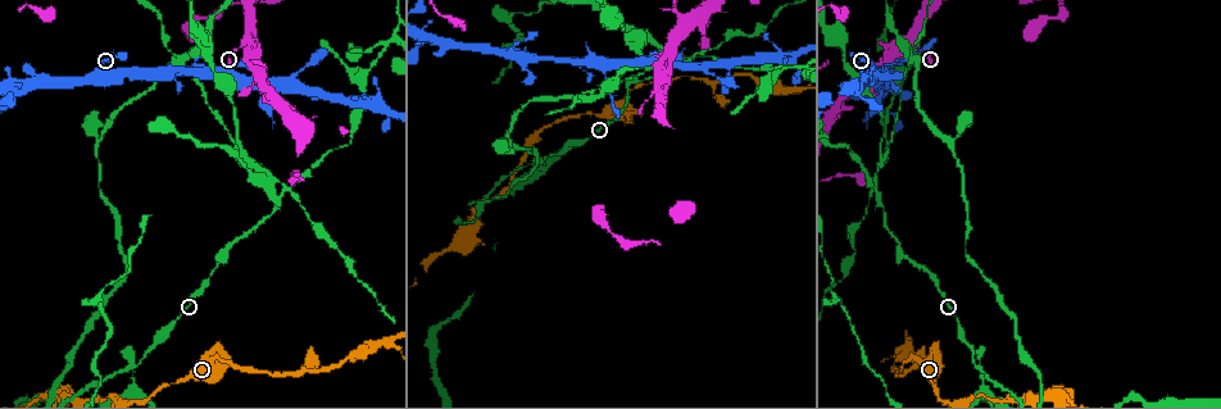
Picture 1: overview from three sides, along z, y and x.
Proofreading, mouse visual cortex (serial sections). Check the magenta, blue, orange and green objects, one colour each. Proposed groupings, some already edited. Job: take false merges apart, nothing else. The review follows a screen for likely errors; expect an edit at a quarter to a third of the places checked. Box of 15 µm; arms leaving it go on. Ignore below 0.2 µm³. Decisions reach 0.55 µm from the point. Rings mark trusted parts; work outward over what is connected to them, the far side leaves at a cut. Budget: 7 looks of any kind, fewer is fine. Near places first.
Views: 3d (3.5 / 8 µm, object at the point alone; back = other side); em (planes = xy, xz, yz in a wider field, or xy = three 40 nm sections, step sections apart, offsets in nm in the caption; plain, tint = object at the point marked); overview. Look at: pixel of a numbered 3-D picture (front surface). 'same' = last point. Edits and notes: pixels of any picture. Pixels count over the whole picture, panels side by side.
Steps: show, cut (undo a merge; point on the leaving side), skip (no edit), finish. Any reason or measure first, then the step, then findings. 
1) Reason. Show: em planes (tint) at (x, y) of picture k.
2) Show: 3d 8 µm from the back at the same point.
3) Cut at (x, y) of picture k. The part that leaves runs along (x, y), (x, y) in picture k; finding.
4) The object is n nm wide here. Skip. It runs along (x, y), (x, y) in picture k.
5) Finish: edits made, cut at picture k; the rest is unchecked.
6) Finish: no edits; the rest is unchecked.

Sudden change in width. Show: 3d 8 µm from the back at (17, 90) of picture 1.

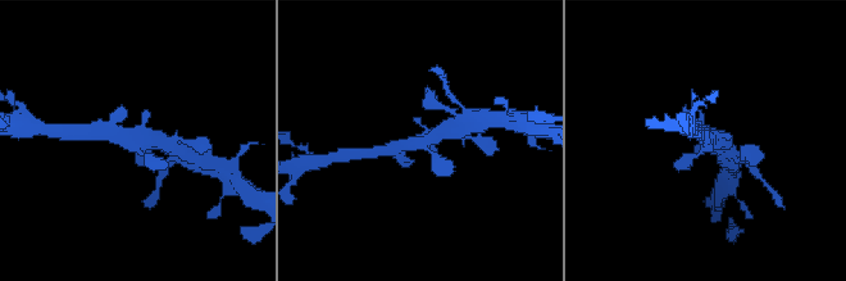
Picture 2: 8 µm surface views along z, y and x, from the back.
Zoom in. Show: 3d 3.5 µm from the back at (417, 144) of picture 2.

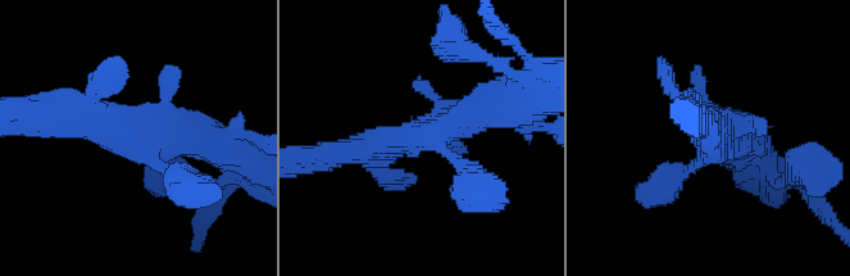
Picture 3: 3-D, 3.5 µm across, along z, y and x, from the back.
Need the tissue. Show: em xy step 2 (tint) at (711, 143) of picture 3.

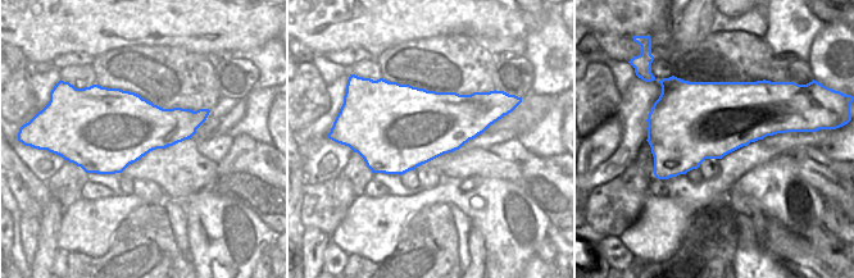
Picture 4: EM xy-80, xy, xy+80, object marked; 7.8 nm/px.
Skip. It runs along (58, 118), (121, 131), (187, 186) in picture 3; all the same cell.

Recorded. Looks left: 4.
Three-way junction. Show: 3d 3.5 µm from the back at (979, 370) of picture 1.

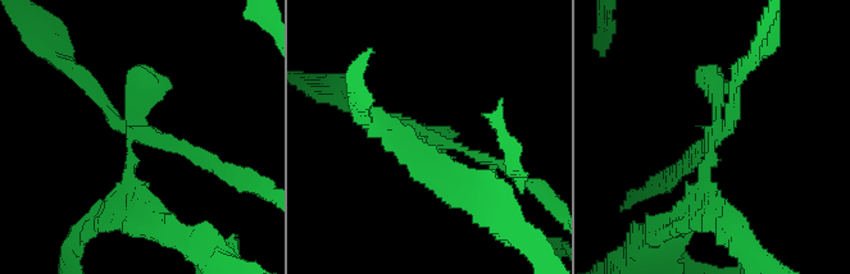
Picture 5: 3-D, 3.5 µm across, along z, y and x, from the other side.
Show: em xy step 1 (plain) at (716, 130) of picture 5.

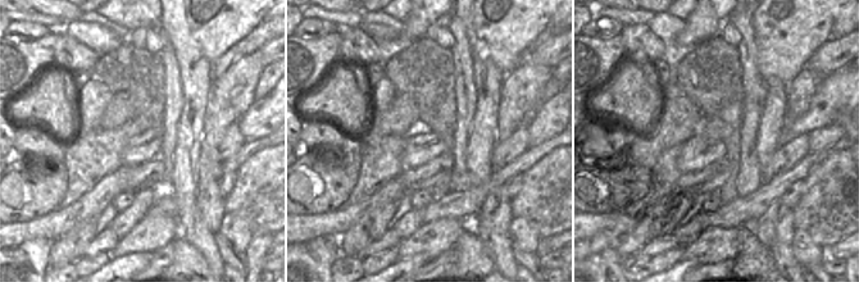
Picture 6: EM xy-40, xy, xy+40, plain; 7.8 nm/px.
With the object marked. Show: em xy step 1 (tint) at the same point.

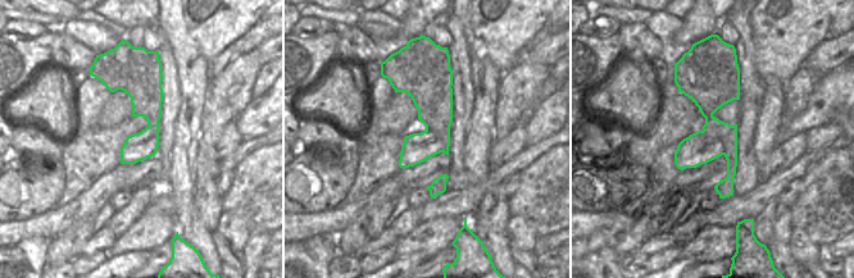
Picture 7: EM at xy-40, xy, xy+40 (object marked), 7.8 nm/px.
Cut at (162, 85) of picture 5. The part that leaves runs along (130, 140), (130, 202), (173, 234) in picture 5; a second cell is stuck on.

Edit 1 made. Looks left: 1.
Finish: edits made, cut at picture 5; the rest is unchecked.

